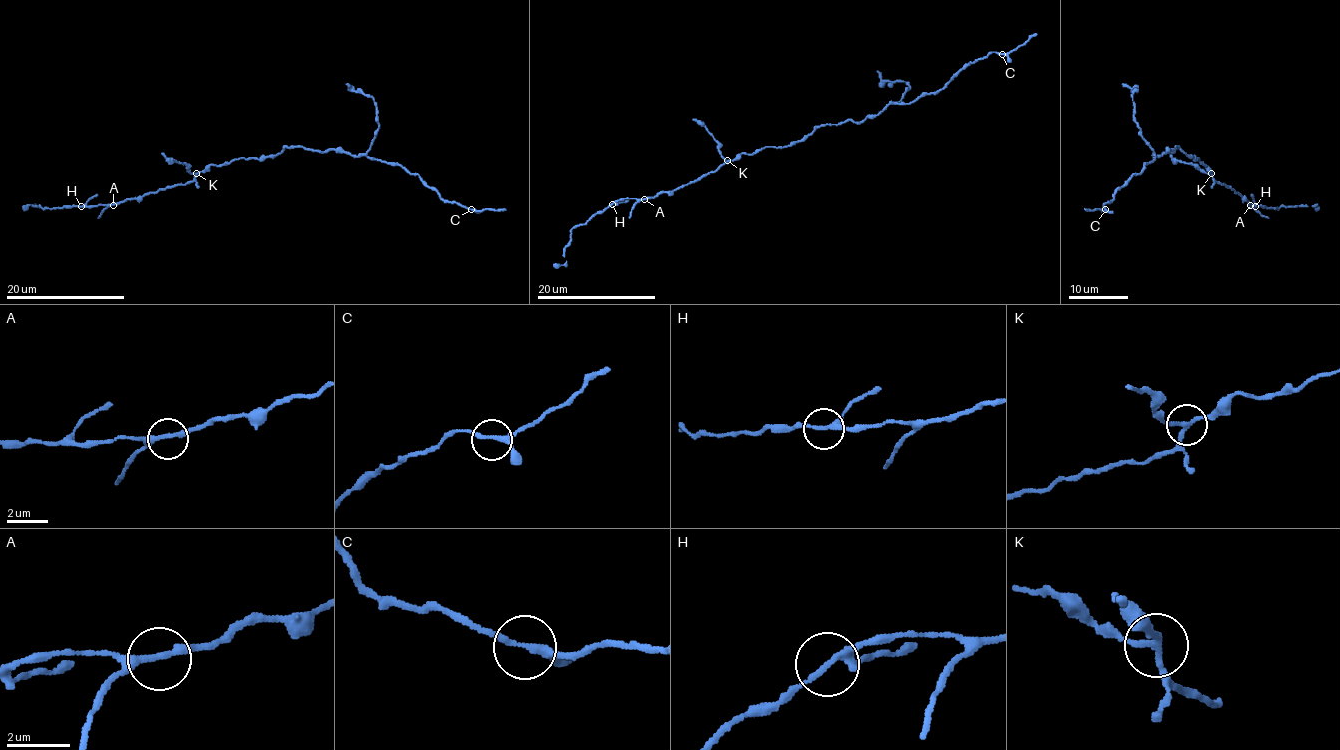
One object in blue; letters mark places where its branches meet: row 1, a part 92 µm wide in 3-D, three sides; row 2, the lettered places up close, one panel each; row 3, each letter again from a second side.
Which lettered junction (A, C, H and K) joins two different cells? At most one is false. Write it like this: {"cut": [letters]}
{"cut": ["K"]}

